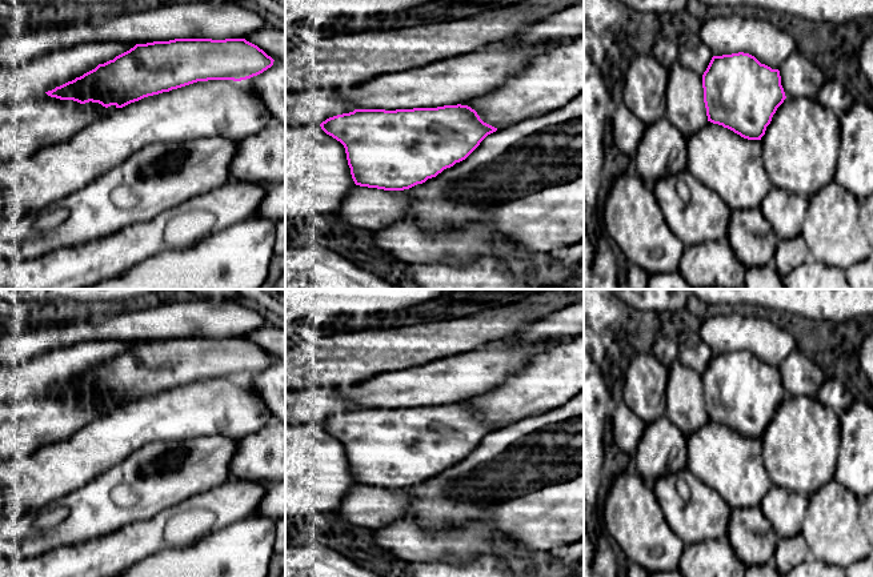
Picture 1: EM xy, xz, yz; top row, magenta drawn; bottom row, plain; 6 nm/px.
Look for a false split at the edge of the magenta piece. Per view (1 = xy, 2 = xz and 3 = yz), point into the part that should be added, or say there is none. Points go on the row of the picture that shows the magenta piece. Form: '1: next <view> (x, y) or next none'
1: next none
2: next none
3: next none

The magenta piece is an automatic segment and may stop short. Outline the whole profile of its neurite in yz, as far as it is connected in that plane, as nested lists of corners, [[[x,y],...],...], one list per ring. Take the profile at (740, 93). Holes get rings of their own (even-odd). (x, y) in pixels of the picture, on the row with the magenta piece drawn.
[[[744,52],[713,56],[702,75],[708,121],[761,140],[786,99],[778,69]]]

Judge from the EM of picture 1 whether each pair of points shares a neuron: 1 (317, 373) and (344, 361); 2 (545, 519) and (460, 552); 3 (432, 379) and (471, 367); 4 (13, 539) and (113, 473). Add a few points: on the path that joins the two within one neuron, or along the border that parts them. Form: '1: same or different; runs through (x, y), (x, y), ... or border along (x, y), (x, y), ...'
1: same; runs through (324, 367), (337, 361)
2: different; border along (473, 523), (489, 523), (508, 541), (531, 549)
3: same; runs through (441, 379), (461, 376)
4: same; runs through (40, 539), (59, 536), (93, 500)

